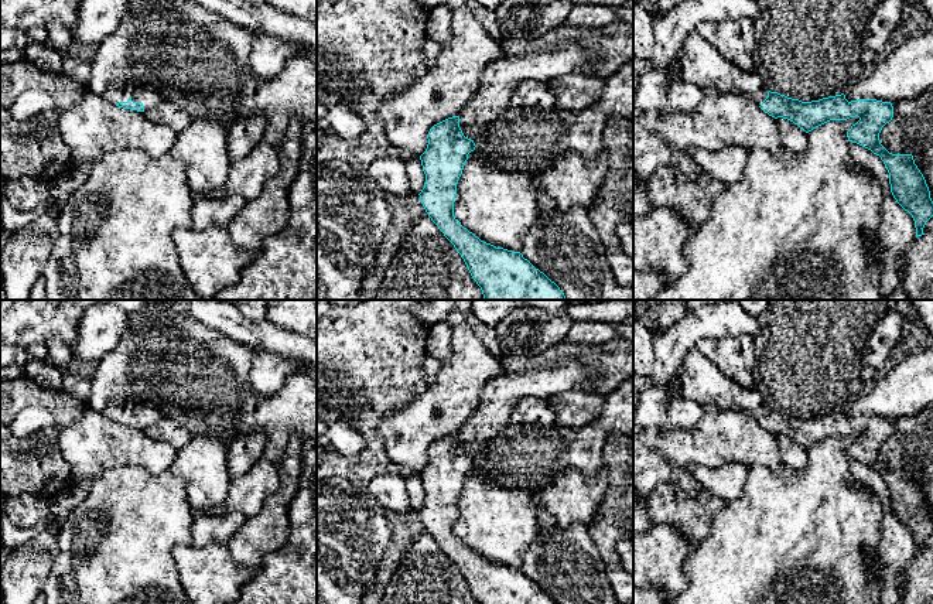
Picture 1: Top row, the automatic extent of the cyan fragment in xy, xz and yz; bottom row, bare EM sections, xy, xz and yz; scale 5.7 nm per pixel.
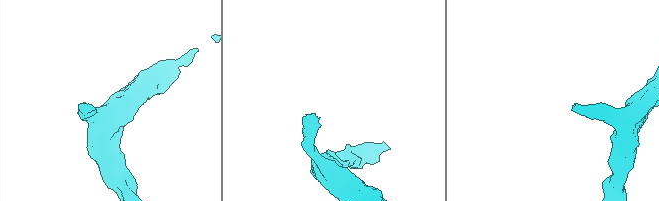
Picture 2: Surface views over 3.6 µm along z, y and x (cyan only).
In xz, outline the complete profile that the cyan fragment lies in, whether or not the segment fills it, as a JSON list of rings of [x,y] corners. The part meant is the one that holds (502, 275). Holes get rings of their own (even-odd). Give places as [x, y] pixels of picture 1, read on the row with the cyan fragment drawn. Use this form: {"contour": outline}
{"contour": [[[452,116],[434,124],[427,139],[427,149],[420,156],[426,174],[424,188],[418,194],[421,204],[431,221],[464,259],[472,279],[482,290],[483,300],[567,300],[560,287],[524,259],[520,252],[496,248],[481,240],[454,216],[457,184],[468,154],[476,147],[474,140],[464,136],[459,127],[459,116]]]}

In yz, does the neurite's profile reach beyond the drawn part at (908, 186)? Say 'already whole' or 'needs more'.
needs more

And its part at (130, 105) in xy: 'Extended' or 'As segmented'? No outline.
Extended

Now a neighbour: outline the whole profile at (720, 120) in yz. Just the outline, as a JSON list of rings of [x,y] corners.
[[[707,92],[690,113],[676,112],[664,116],[660,112],[649,112],[633,122],[633,178],[640,184],[646,182],[656,168],[670,164],[674,150],[688,151],[691,147],[700,147],[718,151],[732,146],[746,151],[759,147],[778,157],[783,141],[776,119],[742,95]]]

